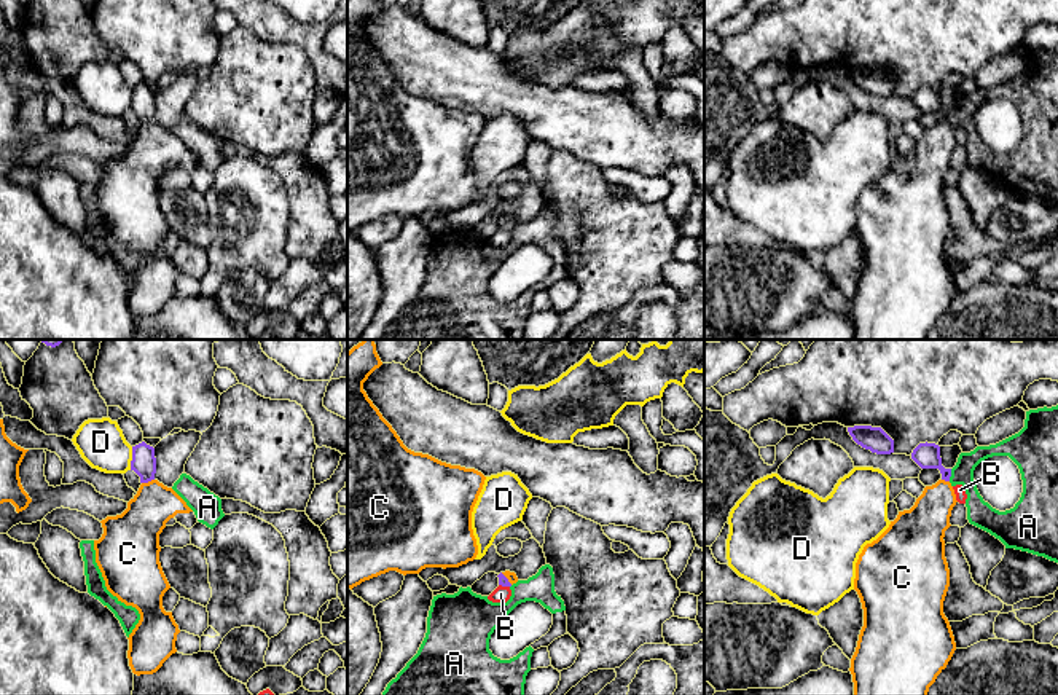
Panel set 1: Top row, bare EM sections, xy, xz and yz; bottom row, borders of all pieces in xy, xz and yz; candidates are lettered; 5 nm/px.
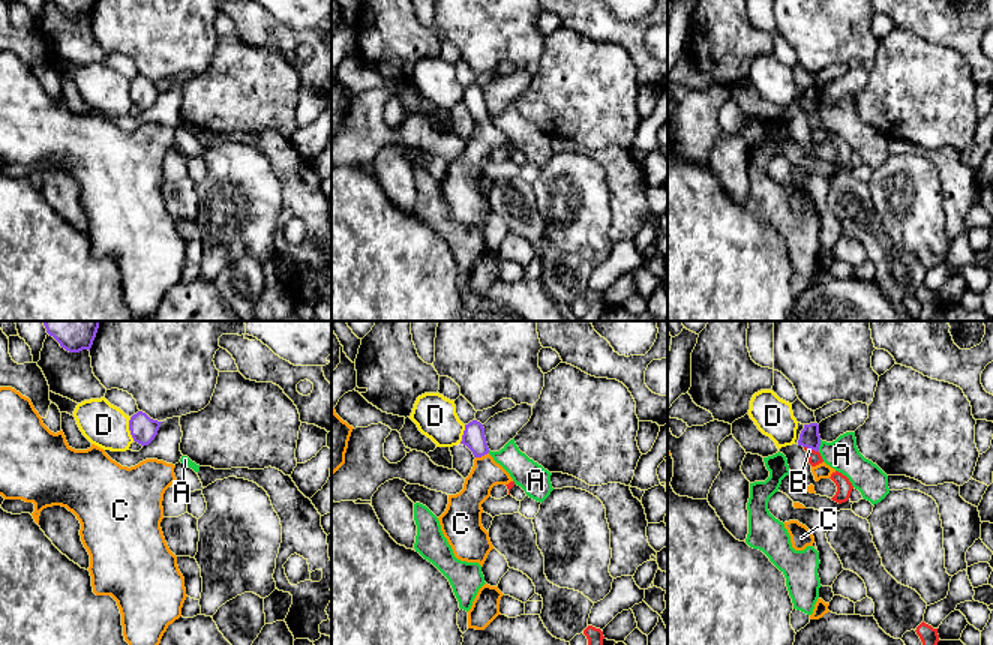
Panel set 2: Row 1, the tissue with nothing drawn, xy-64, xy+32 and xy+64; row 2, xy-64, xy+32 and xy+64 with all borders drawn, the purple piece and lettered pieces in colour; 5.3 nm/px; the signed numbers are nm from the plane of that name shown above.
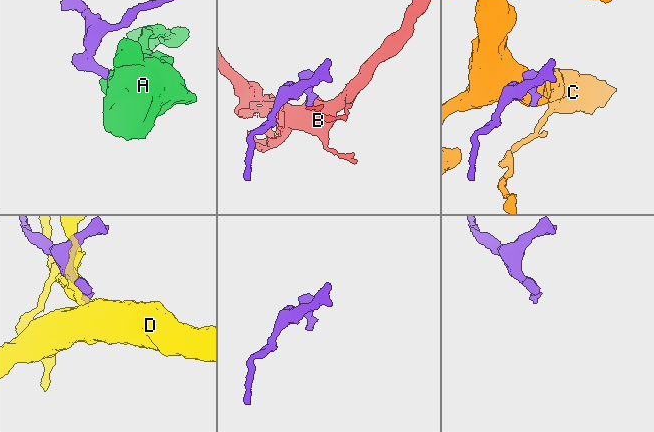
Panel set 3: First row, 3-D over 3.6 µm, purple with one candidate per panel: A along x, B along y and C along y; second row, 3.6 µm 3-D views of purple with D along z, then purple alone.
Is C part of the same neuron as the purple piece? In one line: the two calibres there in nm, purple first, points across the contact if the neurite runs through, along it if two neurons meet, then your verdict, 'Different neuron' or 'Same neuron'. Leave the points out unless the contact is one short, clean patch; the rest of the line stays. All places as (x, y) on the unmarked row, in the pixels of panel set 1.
Thickness 130 nm (purple) against 220 nm. Path across: xy (144, 106), (147, 125), (147, 158), (137, 172). Same neuron

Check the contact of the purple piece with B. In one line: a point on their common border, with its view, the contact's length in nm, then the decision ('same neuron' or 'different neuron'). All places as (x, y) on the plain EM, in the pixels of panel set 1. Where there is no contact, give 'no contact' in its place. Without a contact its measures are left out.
contact xz (504, 228); length 60 nm; different neuron

